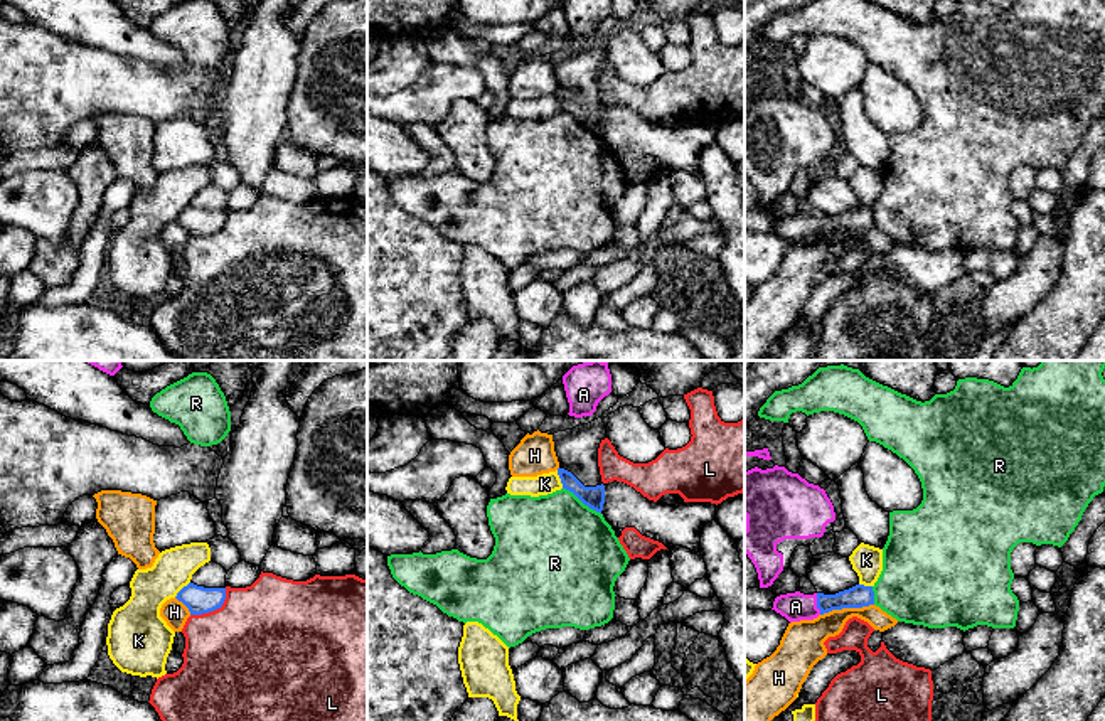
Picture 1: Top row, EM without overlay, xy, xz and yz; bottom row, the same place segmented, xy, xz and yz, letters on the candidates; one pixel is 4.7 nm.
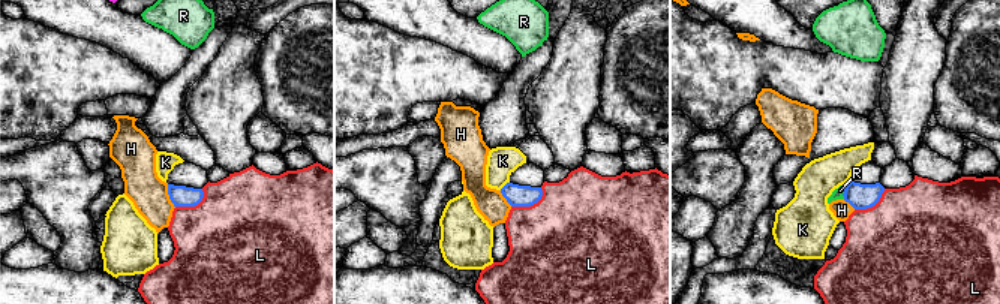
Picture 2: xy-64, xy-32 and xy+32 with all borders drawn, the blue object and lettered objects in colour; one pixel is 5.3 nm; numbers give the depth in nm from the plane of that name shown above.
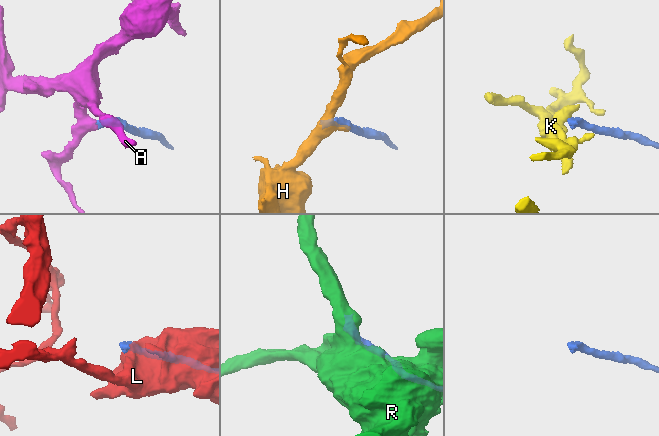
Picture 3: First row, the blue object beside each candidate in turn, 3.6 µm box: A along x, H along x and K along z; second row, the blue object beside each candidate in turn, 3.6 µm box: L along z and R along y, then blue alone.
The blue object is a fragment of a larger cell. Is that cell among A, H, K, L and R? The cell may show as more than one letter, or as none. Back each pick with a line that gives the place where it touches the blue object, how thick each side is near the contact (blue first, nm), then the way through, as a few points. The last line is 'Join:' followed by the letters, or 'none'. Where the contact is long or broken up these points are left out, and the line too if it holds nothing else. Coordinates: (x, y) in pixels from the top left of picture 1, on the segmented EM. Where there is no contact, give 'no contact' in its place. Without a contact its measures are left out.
A: yz (817, 603) | 110/140 nm | across yz (859, 595), (817, 603), (795, 607)
Join: A

